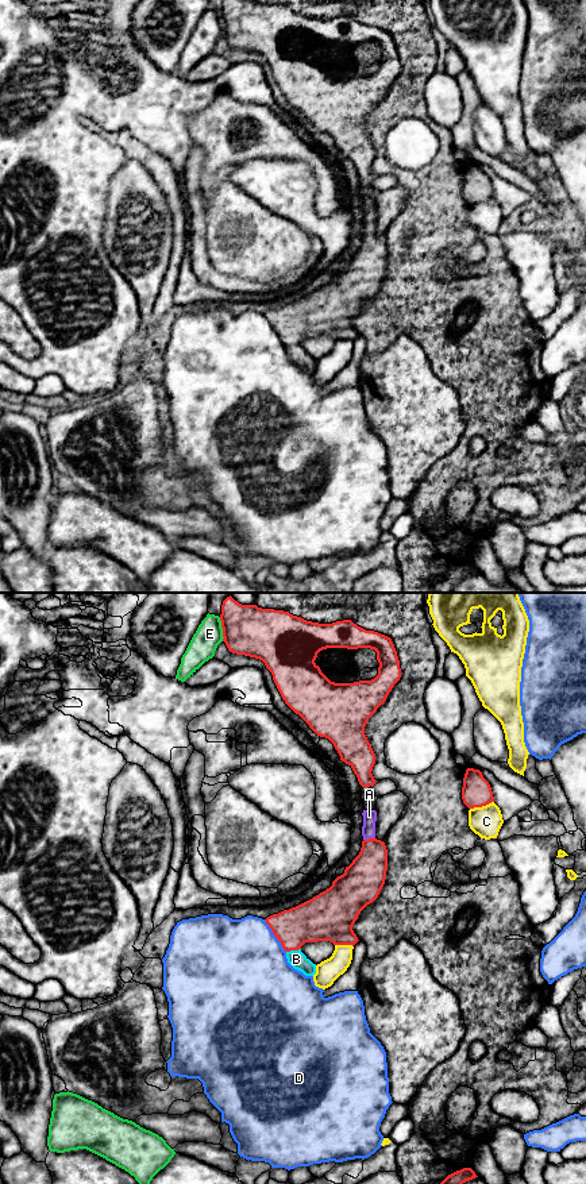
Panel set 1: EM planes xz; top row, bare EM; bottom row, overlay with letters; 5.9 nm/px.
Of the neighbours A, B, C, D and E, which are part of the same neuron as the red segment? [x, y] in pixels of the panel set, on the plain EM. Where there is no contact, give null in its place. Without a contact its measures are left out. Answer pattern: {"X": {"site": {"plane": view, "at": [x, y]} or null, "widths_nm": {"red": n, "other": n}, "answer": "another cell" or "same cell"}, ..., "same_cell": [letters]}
{"A": {"site": {"plane": "xz", "at": [369, 234]}, "widths_nm": {"red": 240, "other": 80}, "answer": "same cell"}, "B": {"site": {"plane": "xz", "at": [293, 344]}, "widths_nm": {"red": 280, "other": 100}, "answer": "same cell"}, "C": {"site": {"plane": "xz", "at": [481, 201]}, "widths_nm": {"red": 180, "other": 190}, "answer": "another cell"}, "D": {"site": {"plane": "xz", "at": [274, 330]}, "widths_nm": {"red": 240, "other": 500}, "answer": "another cell"}, "E": {"site": {"plane": "xz", "at": [223, 24]}, "widths_nm": {"red": 300, "other": 160}, "answer": "another cell"}, "same_cell": ["A", "B"]}

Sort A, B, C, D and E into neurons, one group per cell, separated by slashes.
A B / C / D / E

